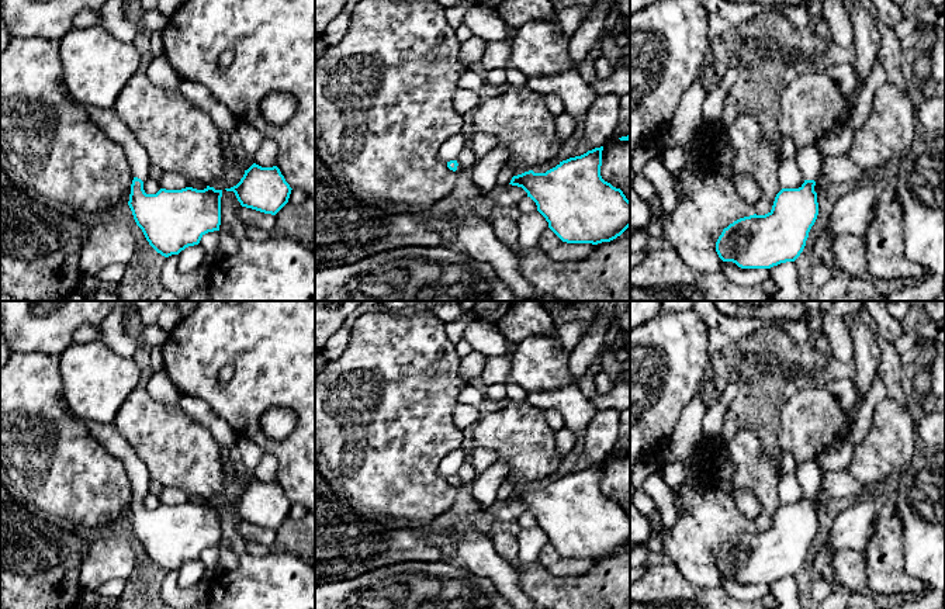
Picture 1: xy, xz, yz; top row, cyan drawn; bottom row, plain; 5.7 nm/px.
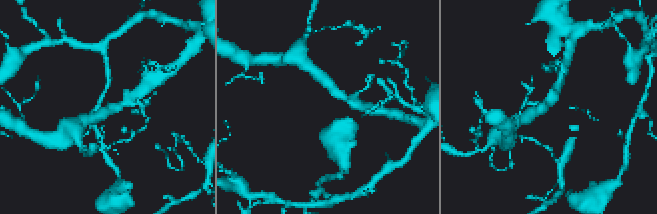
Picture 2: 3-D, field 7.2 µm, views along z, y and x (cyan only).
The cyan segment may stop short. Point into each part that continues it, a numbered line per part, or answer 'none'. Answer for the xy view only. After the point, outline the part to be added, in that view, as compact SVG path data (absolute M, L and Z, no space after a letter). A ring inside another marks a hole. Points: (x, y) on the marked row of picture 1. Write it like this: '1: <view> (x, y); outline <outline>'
1: xy (107, 120); outline M84 105L84 110L111 139L124 148L132 176L145 181L149 177L149 156L117 113L89 105Z

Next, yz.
1: yz (809, 159); outline M804 146L796 150L796 162L804 180L817 180L824 156L816 146Z

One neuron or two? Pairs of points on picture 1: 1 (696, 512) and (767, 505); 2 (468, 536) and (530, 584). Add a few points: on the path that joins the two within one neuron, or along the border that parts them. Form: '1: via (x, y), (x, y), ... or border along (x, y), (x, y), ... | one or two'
1: via (716, 518), (738, 523), (754, 523) | one
2: border along (516, 566), (519, 587), (526, 594) | two

